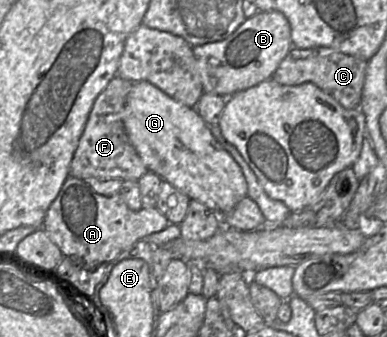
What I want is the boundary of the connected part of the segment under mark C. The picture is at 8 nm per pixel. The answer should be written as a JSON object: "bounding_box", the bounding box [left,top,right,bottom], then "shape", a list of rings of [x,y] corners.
{"bounding_box":[272,47,368,109],"shape":[[[293,47],[272,75],[282,85],[313,83],[331,95],[346,109],[360,108],[368,61],[328,47],[300,49]]]}

